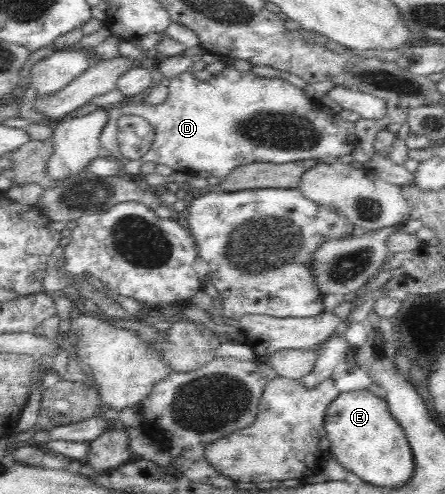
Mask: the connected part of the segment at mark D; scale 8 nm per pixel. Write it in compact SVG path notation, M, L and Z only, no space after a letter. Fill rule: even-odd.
M231 65L220 72L214 73L208 81L200 83L194 80L190 71L181 73L171 79L167 87L169 93L160 105L143 105L137 102L122 108L109 108L109 123L100 136L100 147L107 150L109 159L121 166L122 175L141 178L141 166L147 163L165 165L174 172L191 172L198 175L200 171L207 171L208 175L225 181L237 167L261 164L285 164L309 159L331 162L345 155L350 155L359 147L355 136L354 123L342 120L337 114L324 112L318 100L306 97L303 90L291 84L278 74L275 77L258 77L251 71L240 71ZM129 115L145 119L155 129L155 139L151 151L138 161L124 159L118 150L118 121L122 116ZM253 133L259 139L237 139L243 135Z

